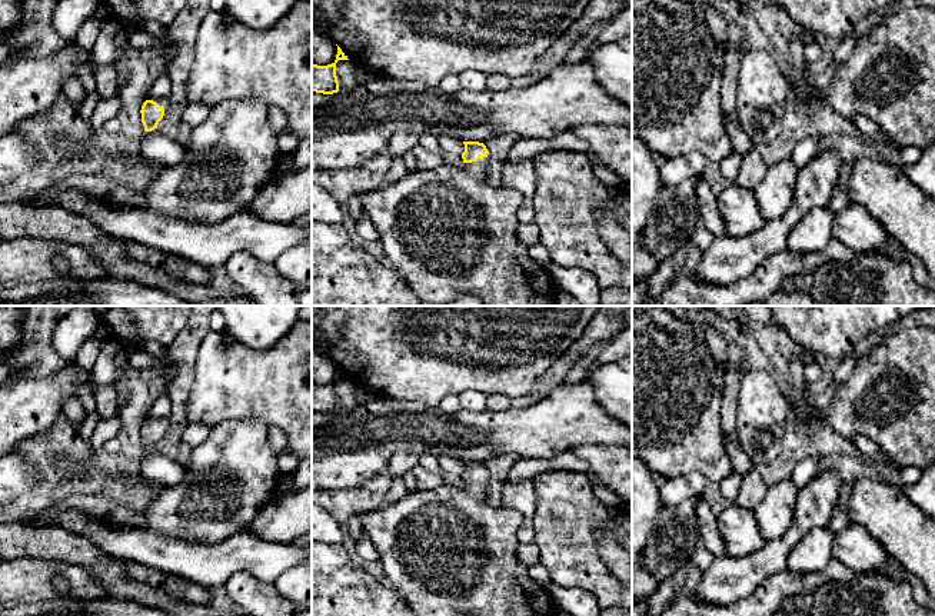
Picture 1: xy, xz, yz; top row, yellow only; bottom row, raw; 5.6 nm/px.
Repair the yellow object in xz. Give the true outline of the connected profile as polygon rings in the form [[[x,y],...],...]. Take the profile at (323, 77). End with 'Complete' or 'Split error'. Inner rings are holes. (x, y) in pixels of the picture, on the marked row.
[[[337,46],[336,60],[327,66],[317,66],[312,63],[312,91],[333,94],[339,91],[339,81],[336,76],[336,63],[339,60],[349,60],[347,56]]]. Complete

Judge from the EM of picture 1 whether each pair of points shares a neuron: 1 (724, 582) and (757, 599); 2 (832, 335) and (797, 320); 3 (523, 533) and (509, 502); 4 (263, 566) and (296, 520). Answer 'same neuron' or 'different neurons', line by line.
1: different neurons
2: same neuron
3: same neuron
4: different neurons

